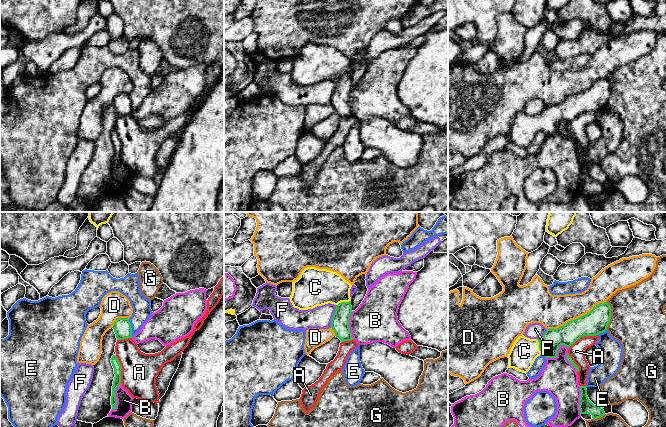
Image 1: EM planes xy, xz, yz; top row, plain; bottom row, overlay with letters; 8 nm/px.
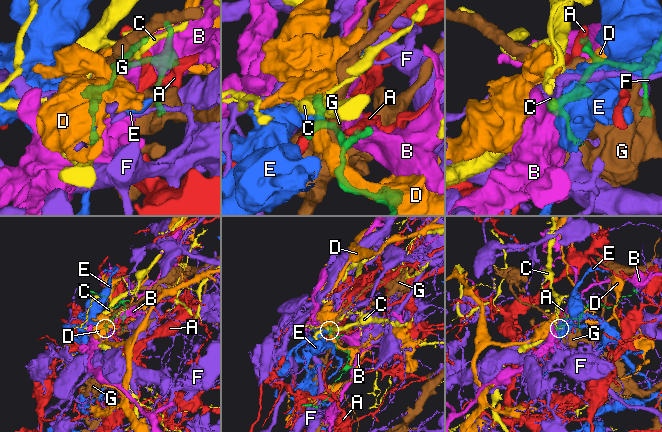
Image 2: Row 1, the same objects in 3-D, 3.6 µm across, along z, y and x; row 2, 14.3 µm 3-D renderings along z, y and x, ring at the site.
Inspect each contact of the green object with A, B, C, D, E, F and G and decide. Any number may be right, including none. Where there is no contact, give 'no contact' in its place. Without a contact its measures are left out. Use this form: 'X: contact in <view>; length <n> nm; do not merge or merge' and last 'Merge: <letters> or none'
A: contact in yz; length 260 nm; do not merge
B: contact in xy; length 240 nm; do not merge
C: contact in yz; length 130 nm; merge
D: contact in yz; length 550 nm; do not merge
E: contact in xy; length 150 nm; do not merge
F: contact in xz; length 190 nm; do not merge
G: contact in yz; length 220 nm; do not merge
Merge: C

